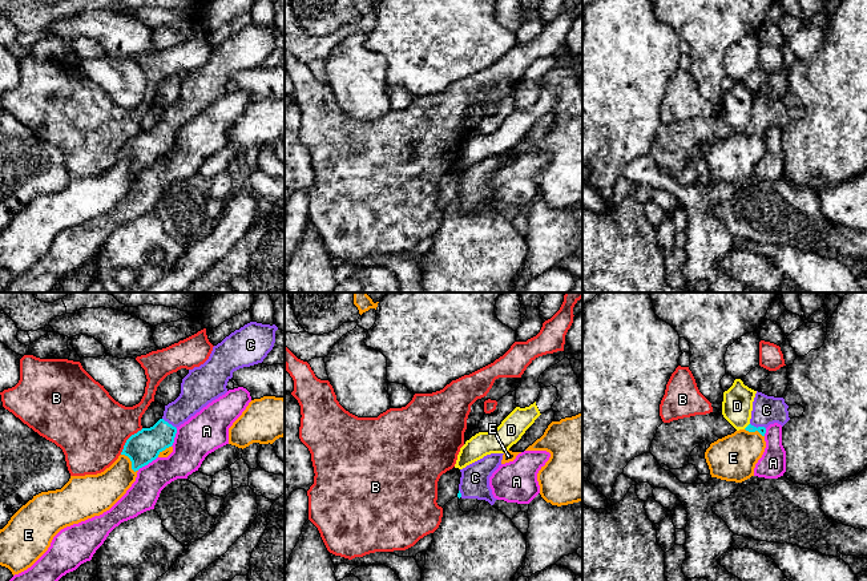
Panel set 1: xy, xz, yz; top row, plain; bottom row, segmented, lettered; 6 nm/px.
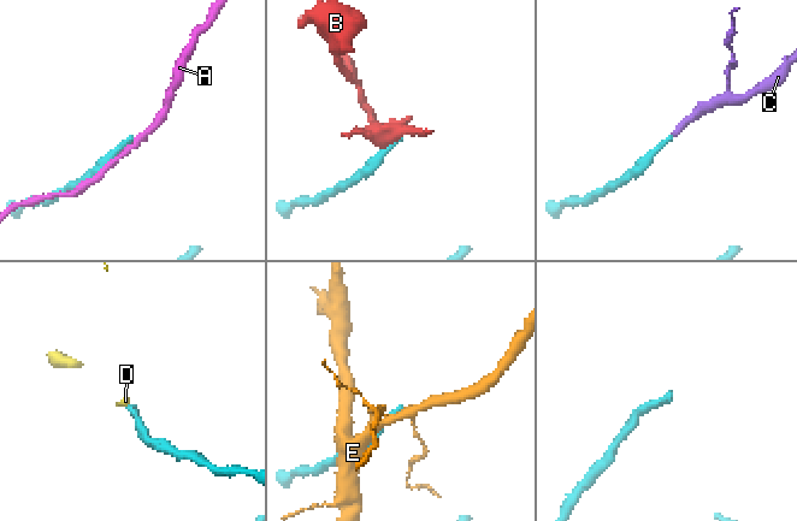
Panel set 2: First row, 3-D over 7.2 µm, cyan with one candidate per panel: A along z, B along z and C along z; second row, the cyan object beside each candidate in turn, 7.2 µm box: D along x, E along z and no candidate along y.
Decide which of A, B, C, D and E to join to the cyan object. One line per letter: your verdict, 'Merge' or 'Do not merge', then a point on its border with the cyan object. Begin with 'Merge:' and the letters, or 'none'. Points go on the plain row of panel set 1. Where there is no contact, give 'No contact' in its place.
Merge: C
A: Do not merge. Touches cyan at xy (146, 166)
B: Do not merge. Touches cyan at xy (128, 141)
C: Merge. Touches cyan at yz (758, 129)
D: Do not merge. Touches cyan at yz (747, 128)
E: Do not merge. Touches cyan at xy (132, 165)

